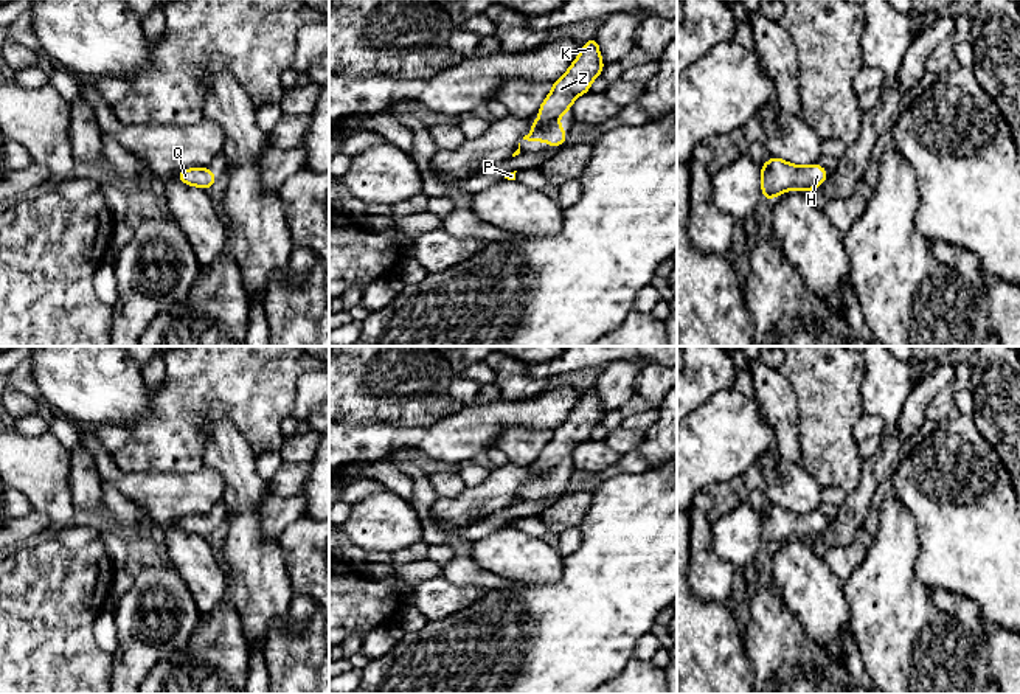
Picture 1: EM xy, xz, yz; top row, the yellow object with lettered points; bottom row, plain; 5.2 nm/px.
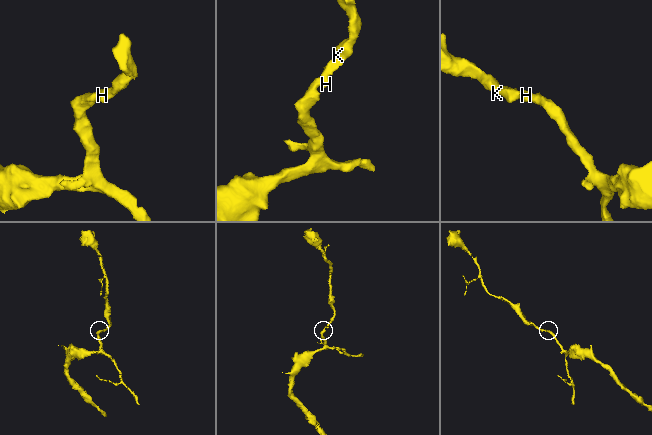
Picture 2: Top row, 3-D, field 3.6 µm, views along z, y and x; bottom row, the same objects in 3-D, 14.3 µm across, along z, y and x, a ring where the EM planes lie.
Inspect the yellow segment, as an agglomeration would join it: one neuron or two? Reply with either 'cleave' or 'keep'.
keep

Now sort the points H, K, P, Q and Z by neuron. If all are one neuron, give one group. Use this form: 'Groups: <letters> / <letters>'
Groups: H K P Q Z

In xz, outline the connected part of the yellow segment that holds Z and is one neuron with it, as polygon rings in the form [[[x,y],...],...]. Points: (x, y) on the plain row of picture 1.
[[[595,383],[584,391],[567,421],[553,430],[551,439],[537,460],[540,466],[531,467],[533,478],[523,488],[546,489],[550,495],[562,494],[567,488],[567,480],[557,466],[571,458],[578,444],[590,439],[593,427],[601,424],[602,418],[604,410]]]

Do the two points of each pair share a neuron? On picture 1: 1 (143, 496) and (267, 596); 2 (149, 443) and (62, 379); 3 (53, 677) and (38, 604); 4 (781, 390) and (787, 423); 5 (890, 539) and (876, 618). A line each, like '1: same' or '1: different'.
1: different
2: different
3: same
4: same
5: same

